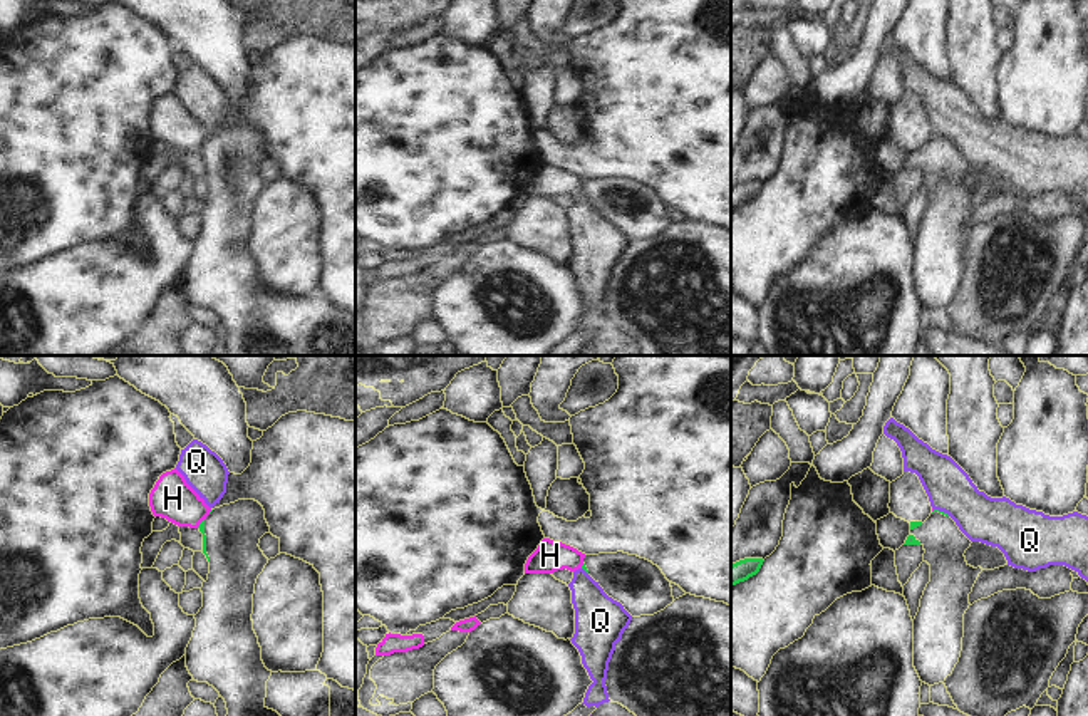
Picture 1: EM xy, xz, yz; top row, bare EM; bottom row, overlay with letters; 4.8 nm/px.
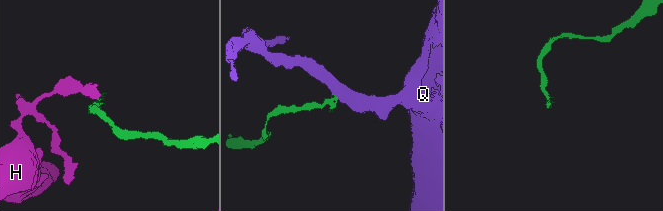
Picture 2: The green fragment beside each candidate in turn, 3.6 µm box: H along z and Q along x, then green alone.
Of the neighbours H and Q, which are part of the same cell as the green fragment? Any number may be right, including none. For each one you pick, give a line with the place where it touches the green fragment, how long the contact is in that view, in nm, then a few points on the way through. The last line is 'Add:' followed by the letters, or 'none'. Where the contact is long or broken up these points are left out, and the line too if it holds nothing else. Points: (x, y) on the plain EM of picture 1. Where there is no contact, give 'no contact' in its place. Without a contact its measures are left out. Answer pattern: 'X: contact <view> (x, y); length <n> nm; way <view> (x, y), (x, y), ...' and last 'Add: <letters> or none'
Add: none

